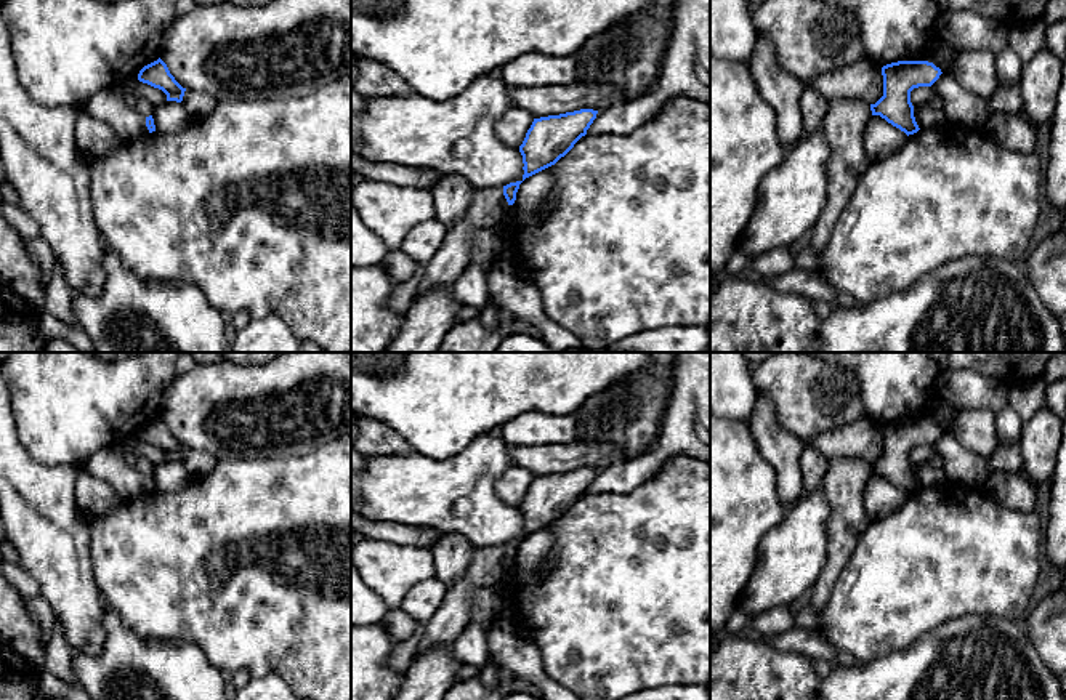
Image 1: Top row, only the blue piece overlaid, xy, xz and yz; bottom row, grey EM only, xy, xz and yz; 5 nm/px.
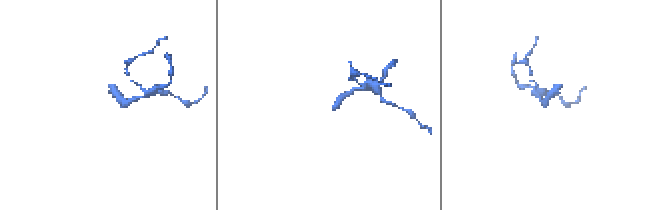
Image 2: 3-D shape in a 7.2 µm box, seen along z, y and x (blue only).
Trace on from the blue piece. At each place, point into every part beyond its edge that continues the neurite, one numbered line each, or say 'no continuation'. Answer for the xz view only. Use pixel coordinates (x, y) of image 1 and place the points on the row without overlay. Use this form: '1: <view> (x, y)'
1: xz (488, 566)

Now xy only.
1: xy (108, 463)

